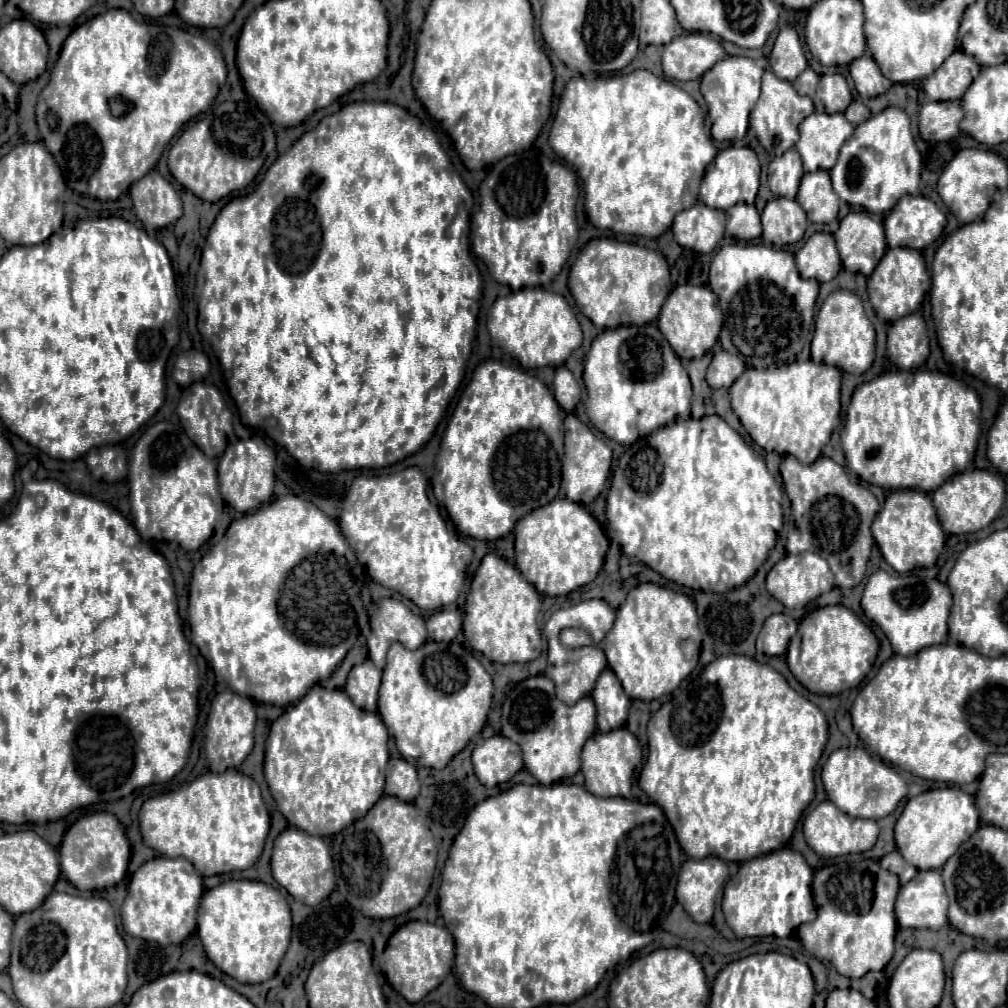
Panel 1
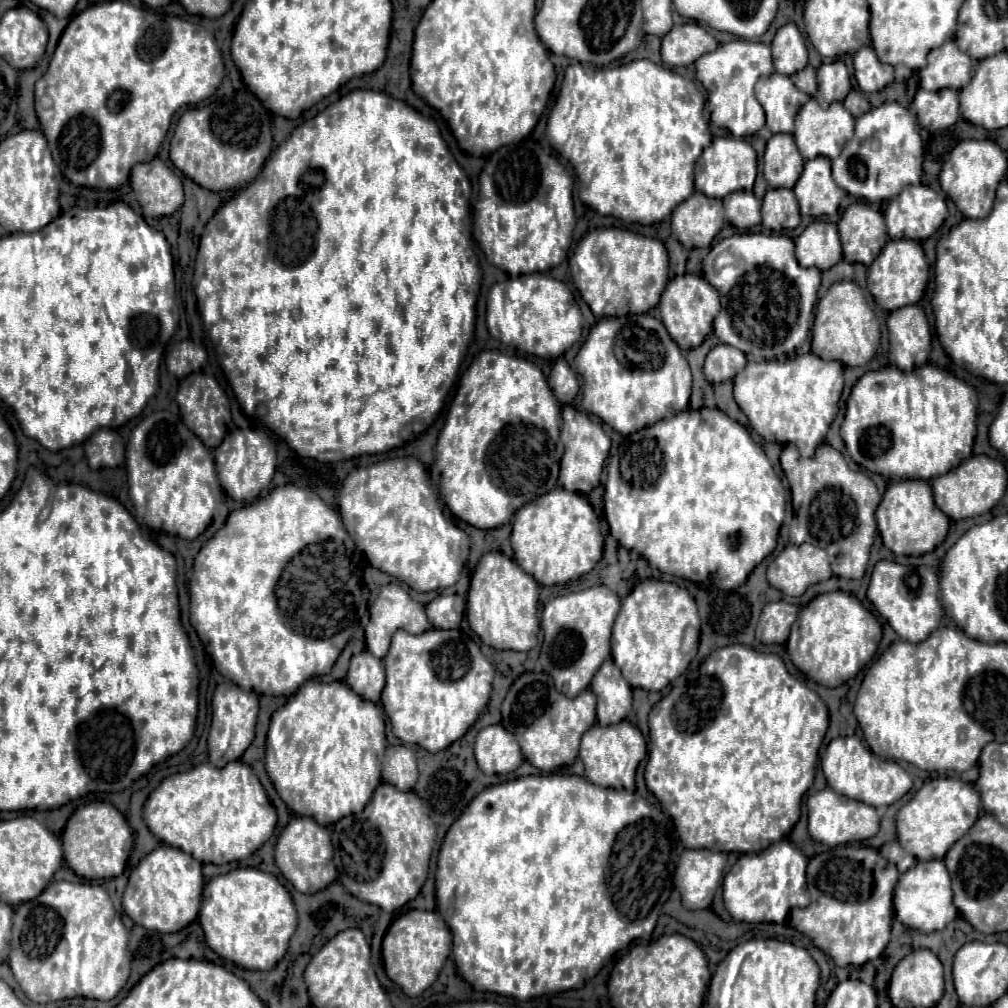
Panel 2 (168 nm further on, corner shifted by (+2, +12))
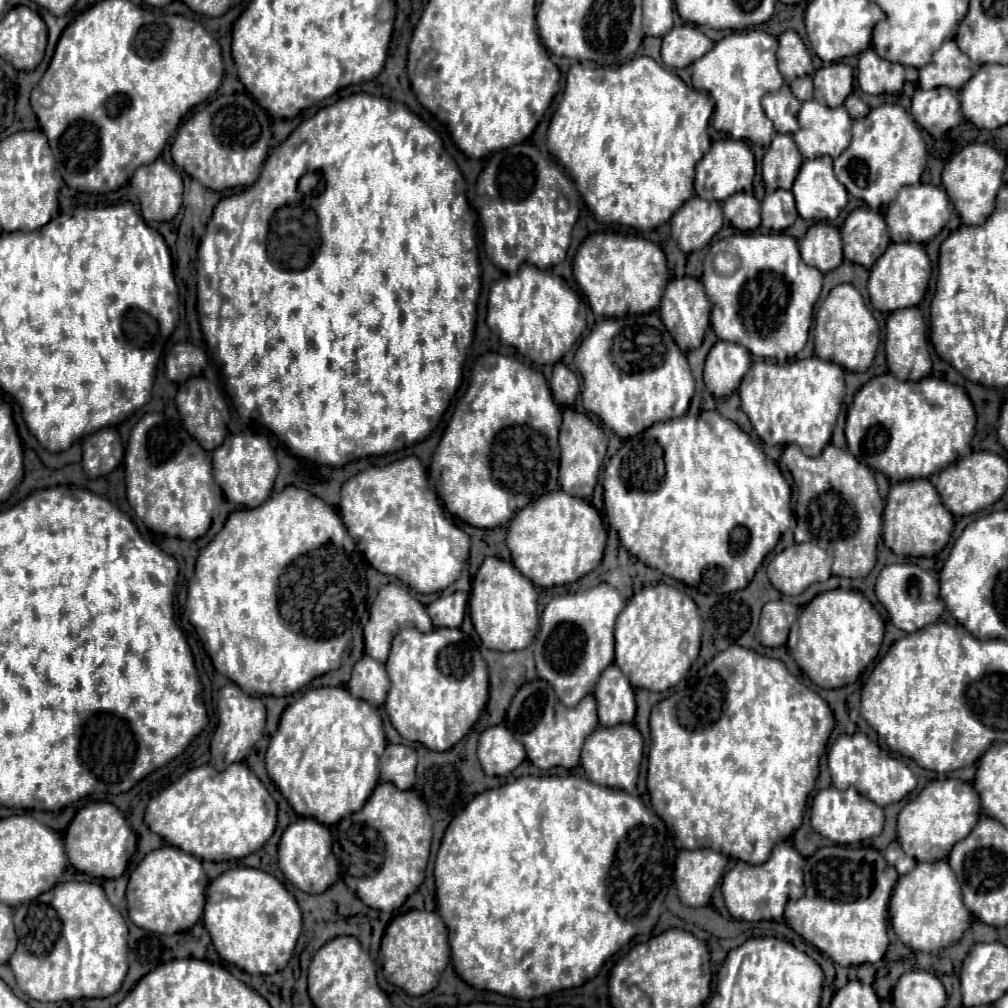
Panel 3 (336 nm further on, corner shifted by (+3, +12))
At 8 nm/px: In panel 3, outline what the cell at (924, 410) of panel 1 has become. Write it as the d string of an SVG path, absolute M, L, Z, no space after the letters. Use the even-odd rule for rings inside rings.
M882 374L868 380L856 392L854 404L846 416L846 442L856 460L886 474L892 482L902 482L908 478L928 478L970 454L974 424L974 406L962 386L932 376L918 382L902 382L892 374Z

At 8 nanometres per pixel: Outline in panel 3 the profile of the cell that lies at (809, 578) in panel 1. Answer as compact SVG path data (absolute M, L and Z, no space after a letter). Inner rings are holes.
M812 542L794 544L768 564L768 578L776 590L784 596L798 596L810 584L824 582L832 576L832 562L820 546Z

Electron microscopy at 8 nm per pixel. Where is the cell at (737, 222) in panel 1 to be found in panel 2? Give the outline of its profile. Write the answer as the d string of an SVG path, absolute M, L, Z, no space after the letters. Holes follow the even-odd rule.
M733 192L723 198L725 204L725 218L745 230L753 228L761 222L761 200L753 196L753 192Z

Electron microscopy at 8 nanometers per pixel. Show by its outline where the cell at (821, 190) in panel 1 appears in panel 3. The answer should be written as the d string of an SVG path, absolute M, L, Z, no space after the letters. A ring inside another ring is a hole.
M820 156L816 160L804 160L804 164L794 180L792 194L796 198L796 210L804 220L834 220L848 202L848 192L836 180L830 156Z

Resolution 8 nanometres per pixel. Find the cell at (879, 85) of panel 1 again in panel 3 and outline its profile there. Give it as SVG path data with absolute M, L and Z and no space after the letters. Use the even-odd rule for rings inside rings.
M872 48L864 50L858 58L858 84L862 88L862 92L866 94L884 94L900 92L905 82L905 68L900 64L892 64L880 56L876 56L876 52Z

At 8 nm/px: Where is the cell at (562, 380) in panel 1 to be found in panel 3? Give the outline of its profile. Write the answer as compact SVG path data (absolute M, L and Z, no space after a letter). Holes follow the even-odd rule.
M562 362L554 366L554 376L550 379L550 388L552 396L560 406L572 406L578 394L578 378L572 370L568 370Z

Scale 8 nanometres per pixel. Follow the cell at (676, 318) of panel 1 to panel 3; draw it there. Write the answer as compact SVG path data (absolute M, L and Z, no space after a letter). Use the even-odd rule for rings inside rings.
M682 276L682 278L674 278L668 282L666 292L662 296L662 304L660 304L660 316L662 316L662 322L668 328L670 336L674 338L674 342L678 344L678 348L682 352L694 350L702 344L704 332L710 326L710 312L712 312L712 302L706 296L704 286L698 278Z

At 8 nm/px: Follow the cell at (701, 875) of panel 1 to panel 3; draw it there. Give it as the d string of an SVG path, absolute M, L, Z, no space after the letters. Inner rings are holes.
M710 848L682 850L676 858L674 882L678 898L686 906L708 906L712 890L724 876L728 858Z

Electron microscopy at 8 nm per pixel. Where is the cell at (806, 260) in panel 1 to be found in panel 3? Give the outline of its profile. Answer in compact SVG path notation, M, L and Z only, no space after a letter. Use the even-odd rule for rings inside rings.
M818 222L808 228L800 244L800 256L808 266L820 272L834 270L842 264L842 238L840 230L832 224Z

